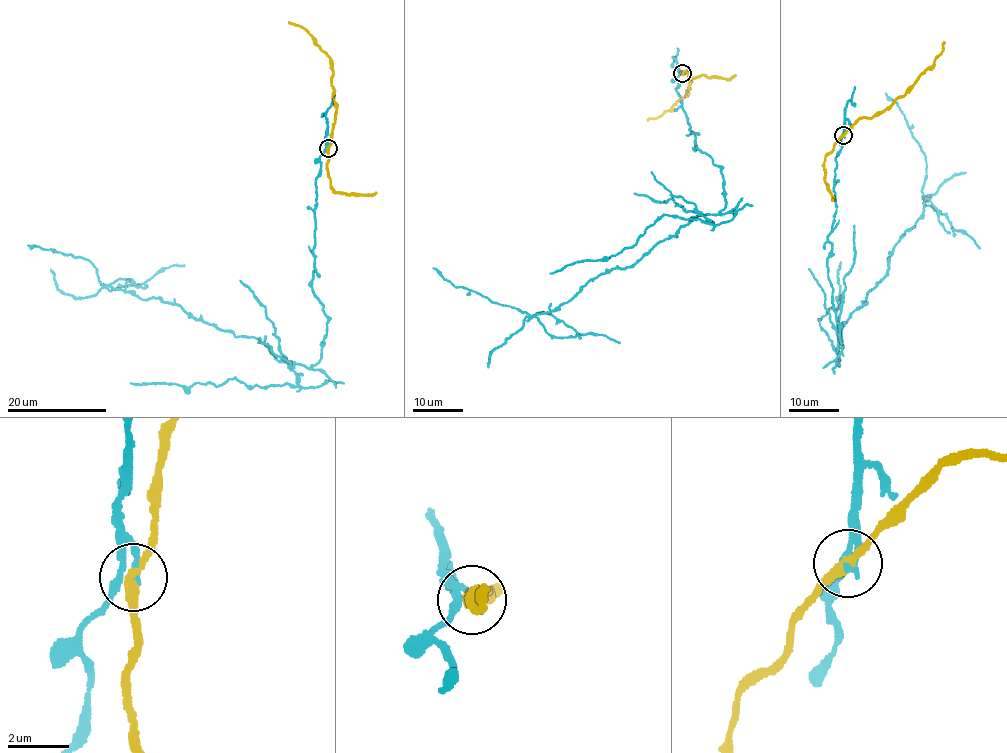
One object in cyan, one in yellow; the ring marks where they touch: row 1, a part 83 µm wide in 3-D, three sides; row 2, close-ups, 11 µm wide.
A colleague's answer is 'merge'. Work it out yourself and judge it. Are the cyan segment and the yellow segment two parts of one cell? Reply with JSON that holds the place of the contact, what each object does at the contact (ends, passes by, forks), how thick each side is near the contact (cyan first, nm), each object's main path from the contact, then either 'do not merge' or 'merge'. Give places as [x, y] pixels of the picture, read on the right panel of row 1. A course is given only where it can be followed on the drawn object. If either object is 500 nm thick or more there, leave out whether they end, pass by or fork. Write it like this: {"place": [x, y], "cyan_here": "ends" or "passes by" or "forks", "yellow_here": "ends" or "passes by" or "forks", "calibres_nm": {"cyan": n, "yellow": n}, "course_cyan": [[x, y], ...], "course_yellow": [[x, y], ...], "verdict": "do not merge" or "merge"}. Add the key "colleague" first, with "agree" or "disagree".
{"colleague": "disagree", "place": [843, 135], "cyan_here": "ends", "yellow_here": "passes by", "calibres_nm": {"cyan": 200, "yellow": 300}, "course_cyan": [[843, 135], [827, 259], [842, 343], [842, 324], [885, 276], [888, 256], [925, 199], [924, 154], [885, 93]], "course_yellow": [[843, 135], [859, 119], [883, 113], [904, 95], [938, 56], [944, 41]], "verdict": "do not merge"}

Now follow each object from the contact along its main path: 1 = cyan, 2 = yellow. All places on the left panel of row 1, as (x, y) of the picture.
1: (328, 148), (312, 281), (328, 323), (308, 368), (176, 304), (106, 286), (79, 257), (28, 246)
2: (328, 148), (336, 111), (330, 78), (333, 72), (331, 60), (305, 30), (289, 21)

